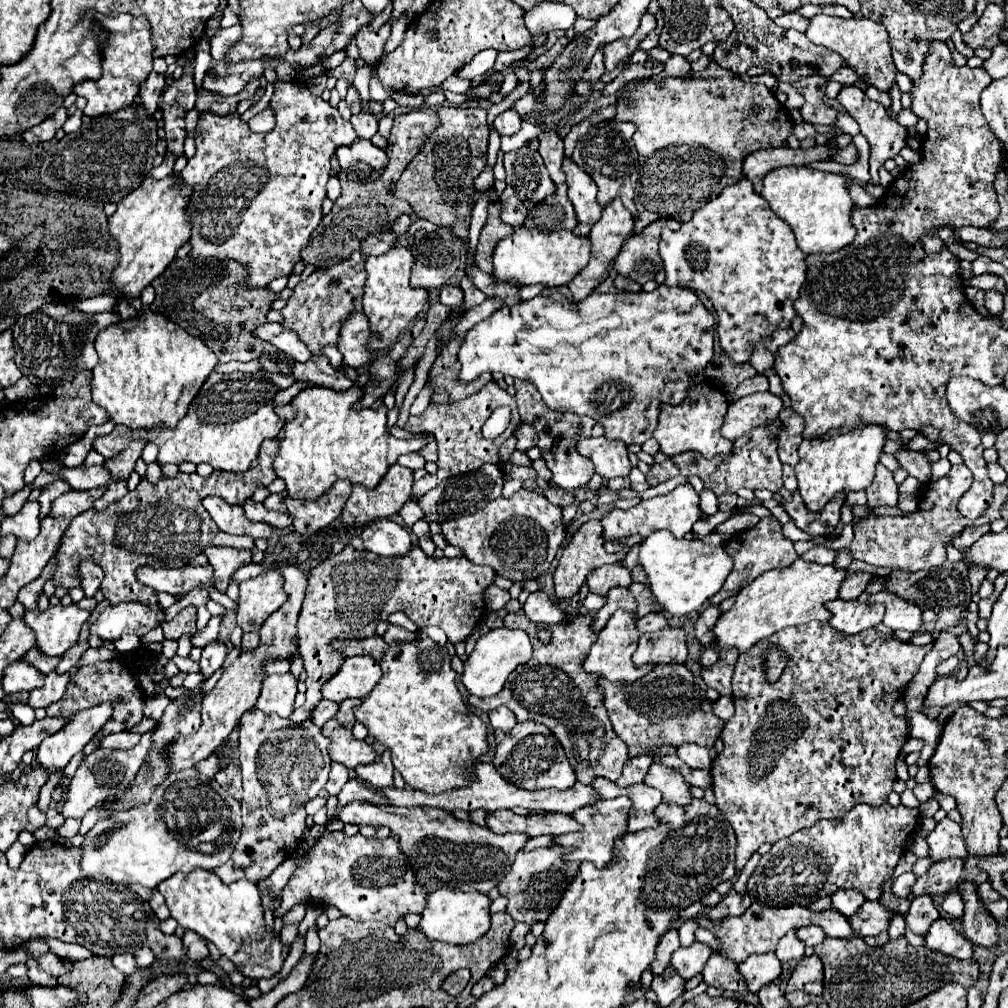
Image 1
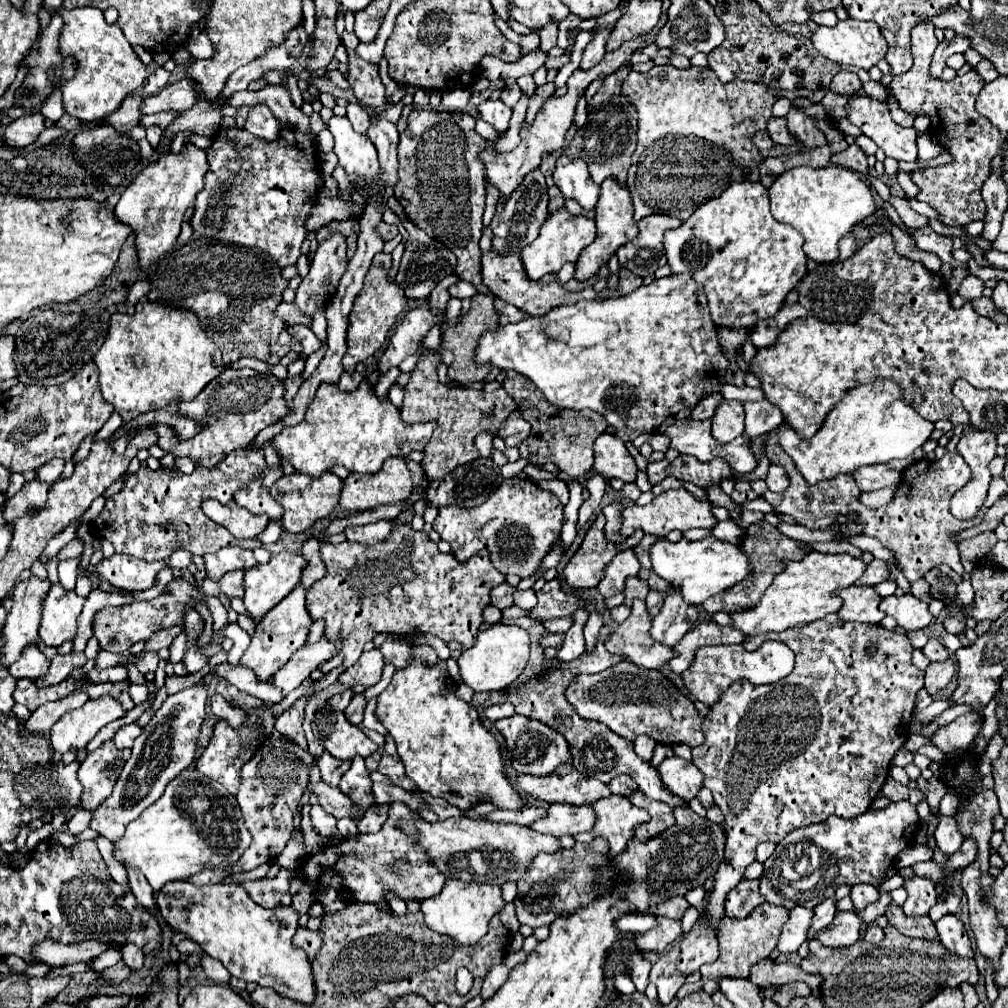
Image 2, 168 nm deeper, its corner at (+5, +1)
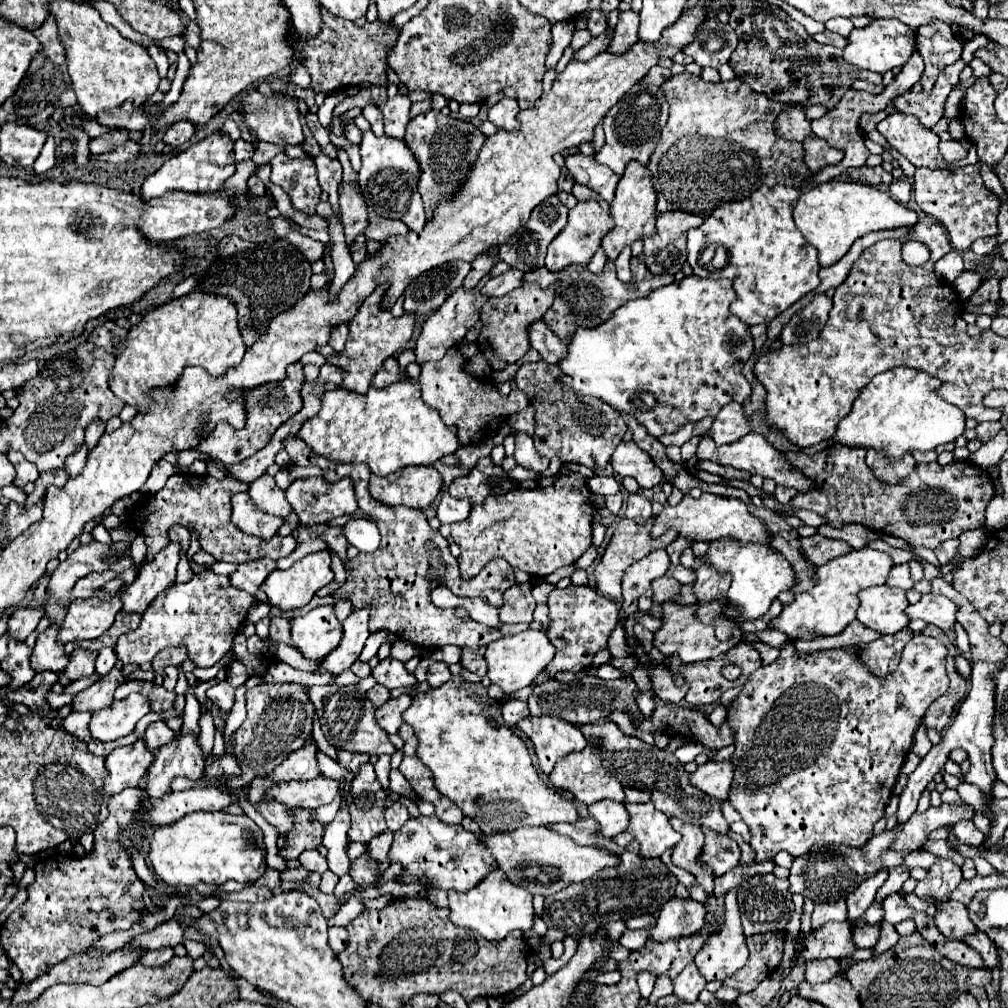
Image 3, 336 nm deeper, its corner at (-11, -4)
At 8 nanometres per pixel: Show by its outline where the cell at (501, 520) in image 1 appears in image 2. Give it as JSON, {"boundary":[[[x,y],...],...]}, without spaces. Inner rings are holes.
{"boundary":[[[530,479],[506,481],[478,507],[442,507],[432,527],[438,531],[442,541],[450,543],[458,561],[464,563],[480,549],[488,549],[492,553],[492,565],[500,573],[514,573],[524,579],[540,569],[542,559],[560,537],[562,503],[550,491],[538,489]]]}

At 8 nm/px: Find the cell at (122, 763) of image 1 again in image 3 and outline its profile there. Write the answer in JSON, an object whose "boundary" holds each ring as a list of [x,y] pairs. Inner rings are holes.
{"boundary":[[[142,740],[114,750],[110,756],[106,756],[108,778],[104,790],[112,796],[128,786],[138,786],[138,780],[146,774],[146,768],[152,764],[152,760],[154,754],[144,746]]]}

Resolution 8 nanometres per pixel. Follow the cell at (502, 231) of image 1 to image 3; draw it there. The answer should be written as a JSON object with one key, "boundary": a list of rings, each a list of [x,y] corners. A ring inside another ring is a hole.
{"boundary":[[[632,256],[632,280],[628,284],[622,284],[618,278],[616,278],[616,270],[614,270],[614,264],[608,262],[606,268],[600,272],[600,274],[592,274],[586,266],[578,266],[578,264],[572,264],[568,266],[566,270],[562,272],[550,272],[546,268],[538,268],[534,272],[526,272],[524,274],[524,280],[526,282],[536,282],[540,286],[548,286],[552,282],[560,282],[562,288],[558,290],[556,294],[556,300],[552,304],[552,308],[544,314],[544,322],[552,328],[552,332],[564,342],[568,344],[568,340],[572,338],[572,334],[576,332],[576,328],[594,328],[602,322],[606,322],[616,308],[624,306],[626,302],[630,300],[636,300],[636,298],[642,298],[642,296],[648,296],[652,290],[660,288],[660,286],[666,286],[666,284],[672,284],[674,282],[674,276],[672,274],[652,274],[646,264],[644,264],[644,256]],[[564,284],[568,286],[568,304],[564,300]]]}

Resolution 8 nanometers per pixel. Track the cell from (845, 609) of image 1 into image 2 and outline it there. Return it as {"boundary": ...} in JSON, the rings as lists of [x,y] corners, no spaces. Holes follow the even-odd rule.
{"boundary":[[[846,587],[838,595],[842,599],[842,607],[838,617],[844,621],[858,621],[858,623],[880,623],[884,613],[878,609],[880,595],[872,587]]]}

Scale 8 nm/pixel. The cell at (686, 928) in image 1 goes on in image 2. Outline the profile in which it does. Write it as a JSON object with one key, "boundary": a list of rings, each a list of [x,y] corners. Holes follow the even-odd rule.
{"boundary":[[[675,942],[672,949],[660,955],[660,959],[652,965],[650,971],[650,983],[658,987],[658,999],[662,1005],[668,1005],[674,999],[676,991],[684,985],[684,975],[680,975],[680,971],[676,969],[678,953],[680,953],[680,943]]]}

